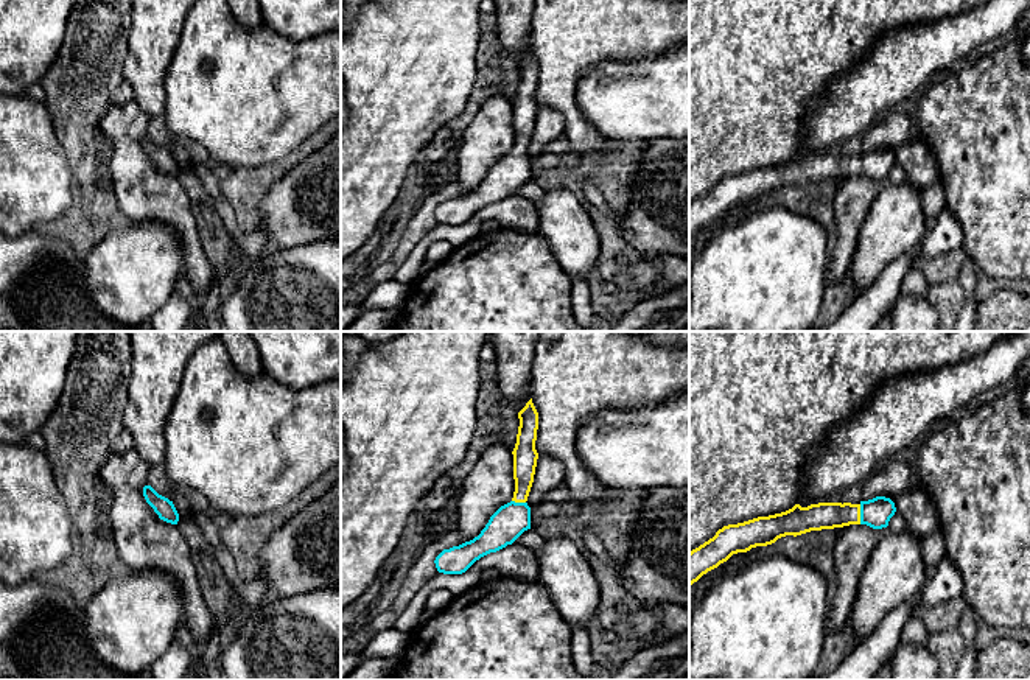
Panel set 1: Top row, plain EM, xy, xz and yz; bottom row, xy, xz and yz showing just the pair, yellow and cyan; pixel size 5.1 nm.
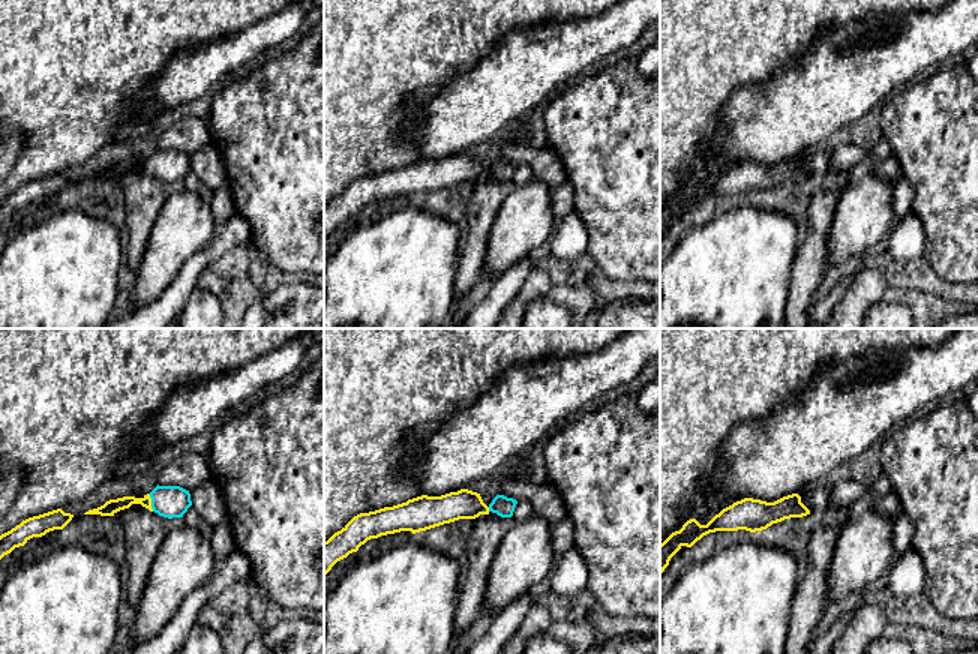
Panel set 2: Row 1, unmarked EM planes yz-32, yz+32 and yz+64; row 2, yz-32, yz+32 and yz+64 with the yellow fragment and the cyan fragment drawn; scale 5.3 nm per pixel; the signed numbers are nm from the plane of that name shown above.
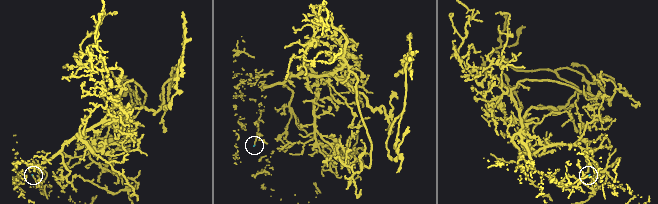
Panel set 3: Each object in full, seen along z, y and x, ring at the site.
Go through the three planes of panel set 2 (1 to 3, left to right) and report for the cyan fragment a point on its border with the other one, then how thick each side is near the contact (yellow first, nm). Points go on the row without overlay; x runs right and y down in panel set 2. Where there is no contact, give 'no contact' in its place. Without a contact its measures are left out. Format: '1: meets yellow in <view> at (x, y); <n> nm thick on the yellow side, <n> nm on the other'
1: meets yellow in yz-32 at (150, 167); 80 nm thick on the yellow side, 180 nm on the other
2: meets yellow in yz+32 at (488, 173); 160 nm thick on the yellow side, 110 nm on the other
3: no contact

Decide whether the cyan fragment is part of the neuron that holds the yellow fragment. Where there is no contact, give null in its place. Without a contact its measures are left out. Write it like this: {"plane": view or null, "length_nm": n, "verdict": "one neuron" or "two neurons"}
{"plane": "yz", "length_nm": 100, "verdict": "one neuron"}

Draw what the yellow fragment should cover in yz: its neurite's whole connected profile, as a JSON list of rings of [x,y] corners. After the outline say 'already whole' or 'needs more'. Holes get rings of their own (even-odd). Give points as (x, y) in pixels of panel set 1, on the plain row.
[[[876,148],[859,156],[818,154],[808,159],[795,156],[781,165],[723,177],[713,190],[689,204],[689,237],[727,213],[733,205],[772,196],[786,187],[797,188],[811,182],[850,176],[882,181],[888,177],[895,163],[895,154],[890,149]]]; needs more

